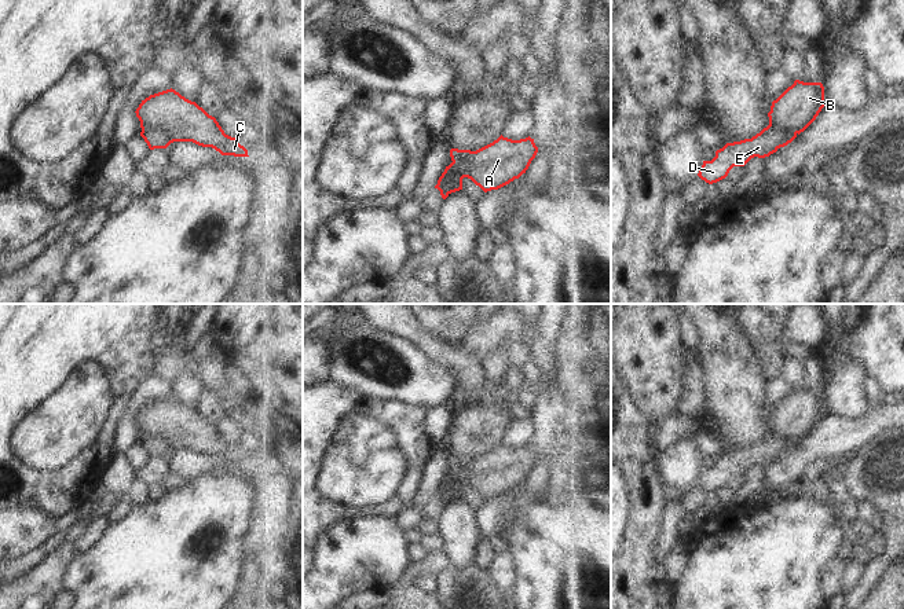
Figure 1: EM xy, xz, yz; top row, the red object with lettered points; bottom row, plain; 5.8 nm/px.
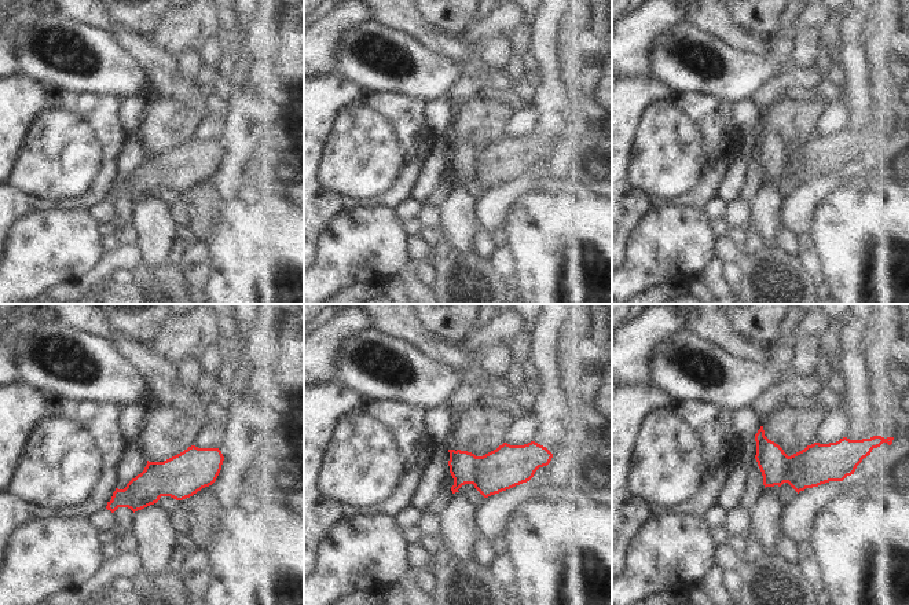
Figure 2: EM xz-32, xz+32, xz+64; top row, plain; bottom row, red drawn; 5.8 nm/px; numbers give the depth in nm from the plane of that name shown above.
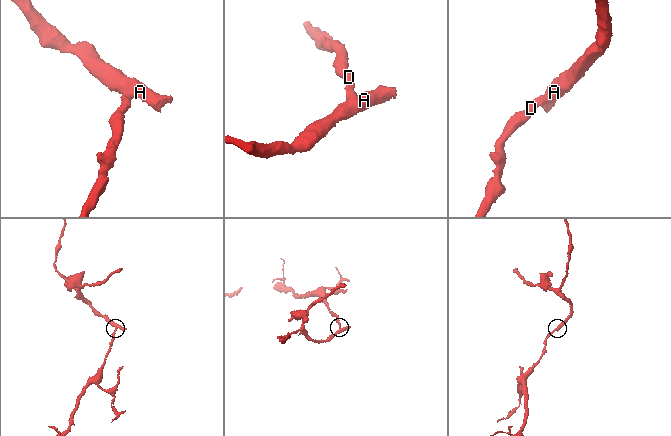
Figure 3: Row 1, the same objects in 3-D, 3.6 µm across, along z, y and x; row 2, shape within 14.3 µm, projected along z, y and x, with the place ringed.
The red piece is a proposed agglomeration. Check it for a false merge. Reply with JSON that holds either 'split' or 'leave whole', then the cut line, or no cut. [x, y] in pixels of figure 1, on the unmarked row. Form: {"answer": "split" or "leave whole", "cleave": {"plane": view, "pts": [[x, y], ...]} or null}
{"answer": "split", "cleave": {"plane": "xz", "pts": [[472, 459], [463, 480]]}}

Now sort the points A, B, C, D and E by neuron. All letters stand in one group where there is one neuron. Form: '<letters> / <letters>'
A B C / D E

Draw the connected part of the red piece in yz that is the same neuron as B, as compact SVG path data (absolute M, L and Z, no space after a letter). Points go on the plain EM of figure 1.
M795 388L776 408L768 421L769 433L779 437L804 440L824 415L824 395L821 390Z

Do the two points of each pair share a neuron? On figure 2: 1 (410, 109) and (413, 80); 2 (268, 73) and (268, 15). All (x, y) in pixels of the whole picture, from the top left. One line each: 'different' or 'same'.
1: different
2: different

